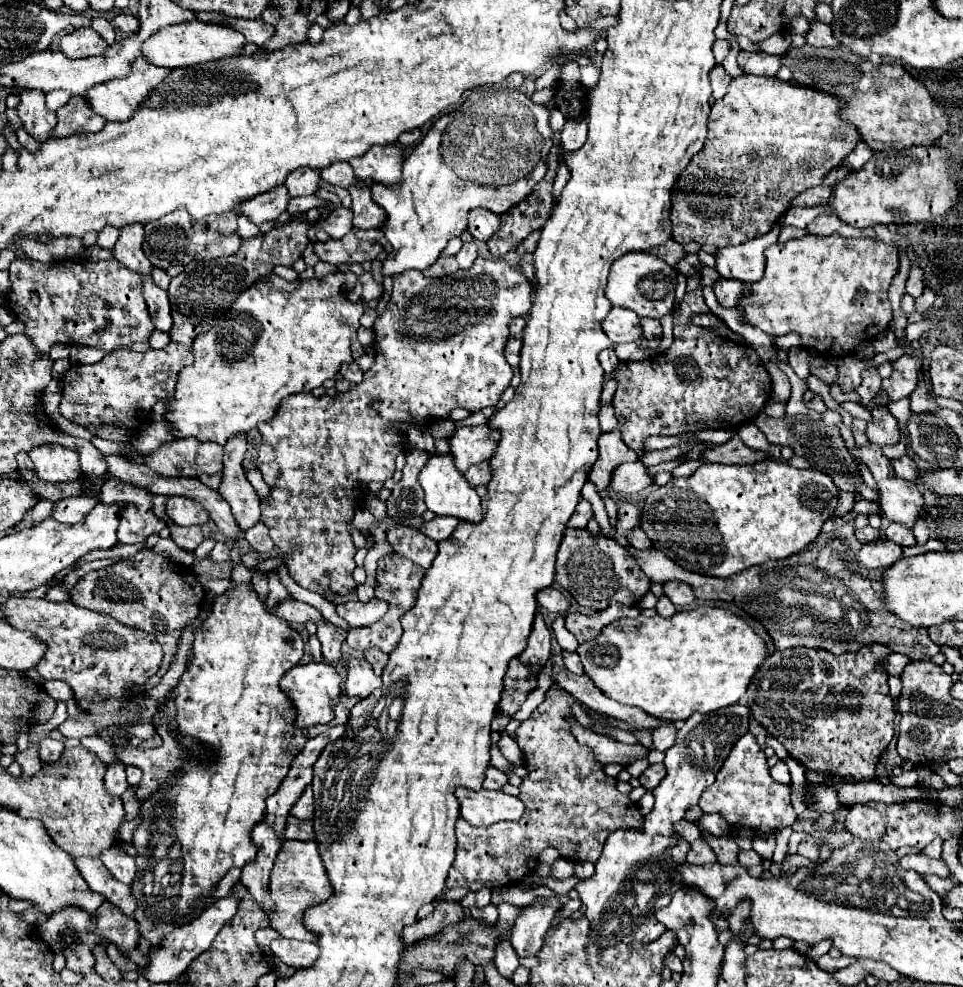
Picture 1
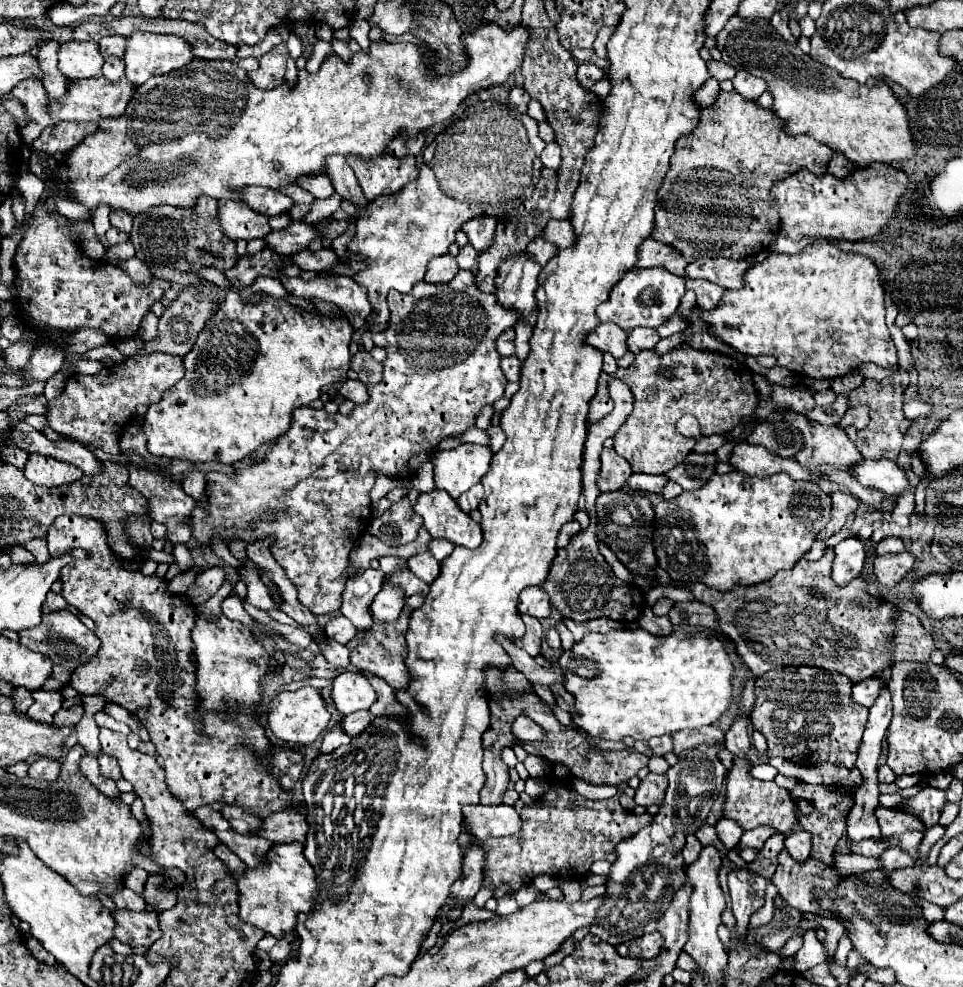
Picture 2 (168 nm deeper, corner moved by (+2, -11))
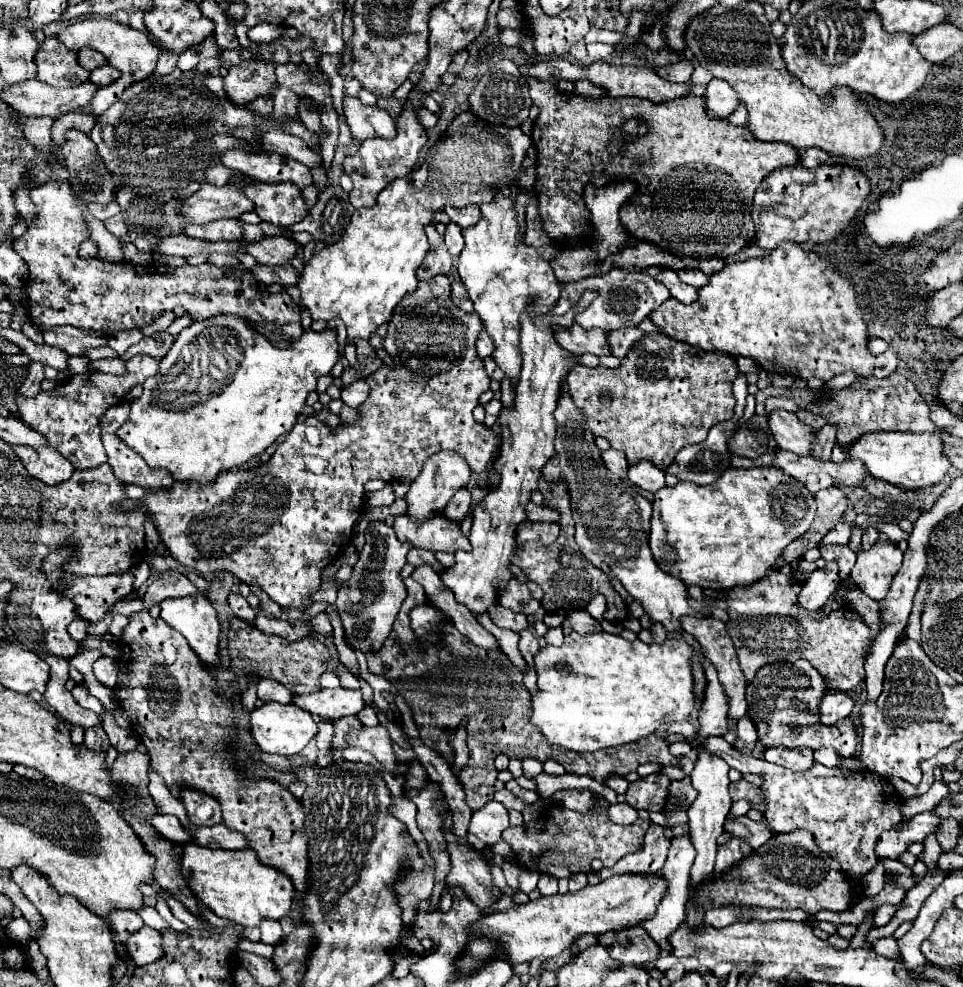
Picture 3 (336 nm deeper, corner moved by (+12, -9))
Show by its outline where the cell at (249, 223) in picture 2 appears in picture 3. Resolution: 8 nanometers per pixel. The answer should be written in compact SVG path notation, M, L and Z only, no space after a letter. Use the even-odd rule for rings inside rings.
M228 218L228 220L216 220L212 224L204 224L204 226L186 224L184 234L192 238L208 240L208 242L234 242L234 240L240 240L242 228L240 228L240 220Z

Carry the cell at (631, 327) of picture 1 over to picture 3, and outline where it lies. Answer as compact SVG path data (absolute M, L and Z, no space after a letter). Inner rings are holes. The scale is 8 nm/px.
M572 324L568 328L562 328L562 326L556 326L554 328L554 334L556 334L556 342L580 356L580 354L596 354L596 356L602 356L602 354L608 354L608 344L606 344L606 332L600 332L600 328L592 328L592 330L586 330L578 324Z

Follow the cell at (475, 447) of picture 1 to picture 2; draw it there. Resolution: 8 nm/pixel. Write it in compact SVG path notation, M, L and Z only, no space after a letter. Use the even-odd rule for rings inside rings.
M462 444L454 450L434 452L436 488L442 488L452 498L458 498L480 482L480 478L490 470L490 462L492 450L482 444Z

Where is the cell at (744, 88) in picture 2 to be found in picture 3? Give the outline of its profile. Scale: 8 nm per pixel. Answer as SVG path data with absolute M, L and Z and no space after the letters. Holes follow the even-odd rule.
M716 78L710 80L710 84L706 86L704 100L706 100L708 118L712 118L712 120L726 118L738 106L736 92L732 92L732 88L728 88L728 84L724 84L724 80L716 80Z

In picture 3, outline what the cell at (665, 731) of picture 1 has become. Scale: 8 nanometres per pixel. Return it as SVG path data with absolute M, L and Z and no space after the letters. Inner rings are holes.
M696 738L694 748L718 752L730 764L730 768L758 774L762 778L760 790L766 798L764 820L768 822L768 828L776 834L786 834L796 828L812 832L820 850L834 856L840 862L842 872L848 872L854 878L862 878L876 866L878 856L874 852L874 846L880 834L894 828L902 818L898 810L898 792L886 778L874 772L864 770L844 774L822 764L814 764L808 772L792 772L778 764L770 764L764 758L754 758L750 754L738 752L724 738L712 738L706 744Z

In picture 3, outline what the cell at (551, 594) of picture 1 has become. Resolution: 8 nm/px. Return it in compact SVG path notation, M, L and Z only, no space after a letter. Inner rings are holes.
M514 574L510 578L508 586L498 592L498 604L506 606L510 610L522 612L526 616L536 614L540 610L540 602L532 596L532 592L528 590L528 586L524 582L520 582Z

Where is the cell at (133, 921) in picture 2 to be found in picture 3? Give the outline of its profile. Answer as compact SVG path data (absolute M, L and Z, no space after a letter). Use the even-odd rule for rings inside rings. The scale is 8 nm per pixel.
M144 926L140 932L136 932L136 936L128 938L128 952L132 954L132 960L138 966L160 960L164 956L162 934Z

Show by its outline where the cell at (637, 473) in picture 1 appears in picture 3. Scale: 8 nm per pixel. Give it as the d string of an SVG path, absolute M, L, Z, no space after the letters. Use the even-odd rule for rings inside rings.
M642 460L642 462L634 464L634 466L630 466L628 478L630 478L632 484L636 484L636 486L648 490L648 492L656 492L656 490L666 486L664 470L660 470L658 466L654 466L648 460Z

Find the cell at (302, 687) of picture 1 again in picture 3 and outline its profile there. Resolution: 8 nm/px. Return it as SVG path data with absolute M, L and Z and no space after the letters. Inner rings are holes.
M268 702L262 708L256 708L250 716L250 734L254 738L254 744L260 752L266 754L280 754L280 756L294 756L302 752L302 748L316 736L318 726L310 712L304 712L302 708L296 708L294 704L278 704Z

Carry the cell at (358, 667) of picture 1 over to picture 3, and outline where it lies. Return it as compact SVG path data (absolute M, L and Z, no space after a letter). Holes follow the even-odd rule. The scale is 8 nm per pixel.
M326 688L306 696L294 696L292 704L300 706L302 710L308 710L310 714L326 718L328 722L350 714L358 714L364 708L362 692L346 688L334 688L334 690Z

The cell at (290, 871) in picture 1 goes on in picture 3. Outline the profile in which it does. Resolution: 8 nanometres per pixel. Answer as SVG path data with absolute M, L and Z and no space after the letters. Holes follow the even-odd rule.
M184 844L180 872L186 884L200 898L204 908L220 918L228 918L242 926L260 926L264 918L280 920L290 912L294 886L290 878L256 860L250 848L244 850L212 850L196 844Z

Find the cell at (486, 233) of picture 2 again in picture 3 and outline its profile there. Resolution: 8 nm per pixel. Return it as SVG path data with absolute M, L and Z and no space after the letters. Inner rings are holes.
M468 204L464 208L456 208L456 206L446 206L444 212L450 216L452 222L460 224L462 228L464 226L470 226L470 224L476 224L476 220L480 218L480 208L476 204Z

